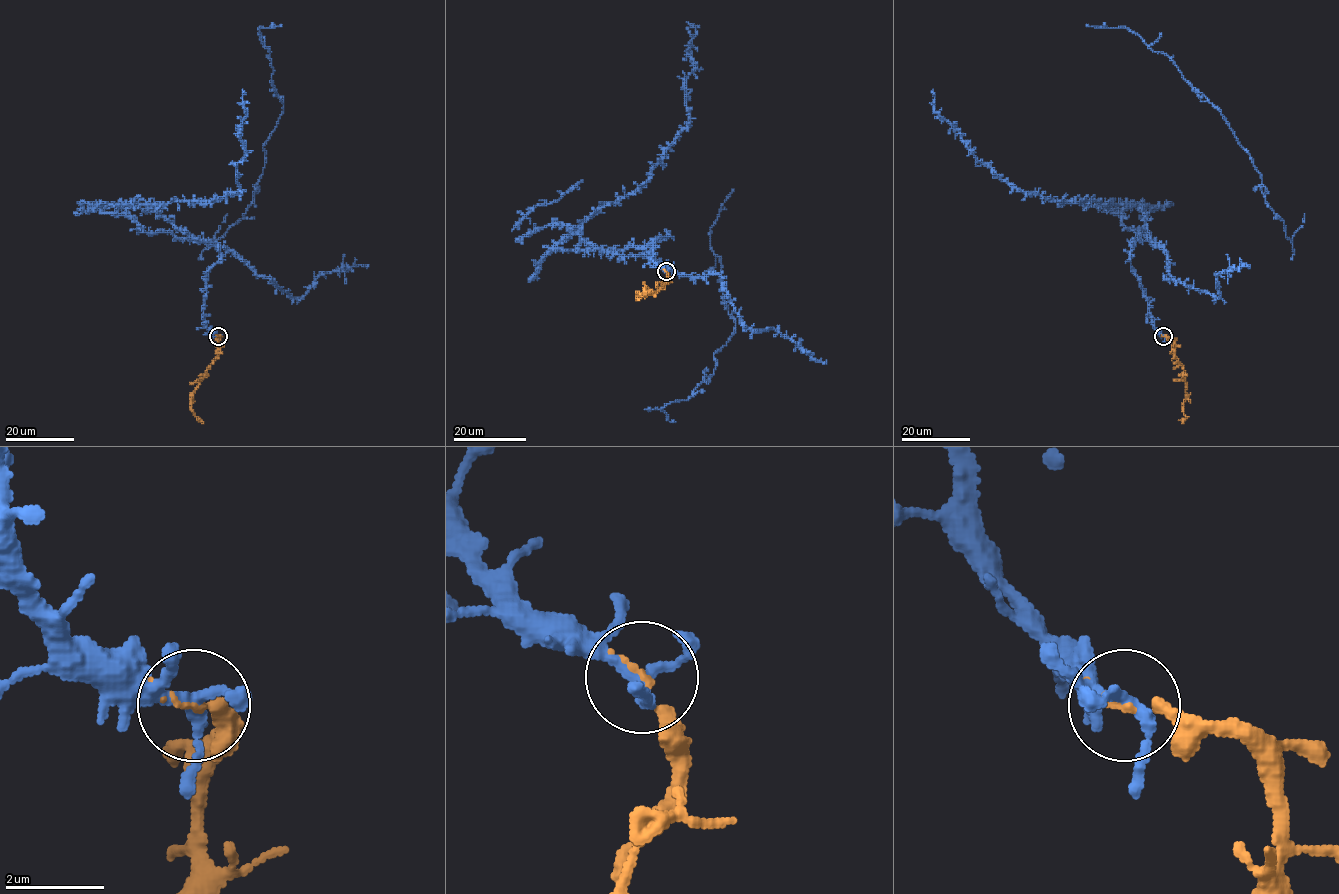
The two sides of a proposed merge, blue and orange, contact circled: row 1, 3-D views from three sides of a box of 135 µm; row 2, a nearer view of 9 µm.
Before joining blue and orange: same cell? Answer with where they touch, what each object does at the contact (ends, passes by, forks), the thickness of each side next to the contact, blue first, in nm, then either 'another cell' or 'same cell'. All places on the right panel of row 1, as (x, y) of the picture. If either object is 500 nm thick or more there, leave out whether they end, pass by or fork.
at (1163, 336); blue forks there; orange ends there; 240 nm thick on the blue side, 140 nm on the other; same cell

